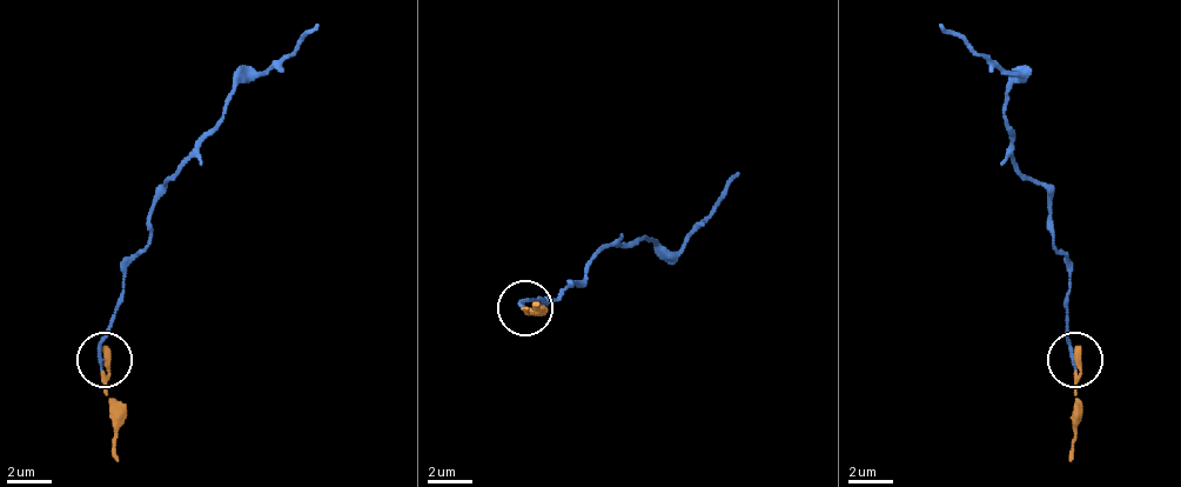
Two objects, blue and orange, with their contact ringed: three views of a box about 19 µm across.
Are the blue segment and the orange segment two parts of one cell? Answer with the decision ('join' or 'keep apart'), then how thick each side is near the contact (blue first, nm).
join; 150 nm thick on the blue side, 320 nm on the other

